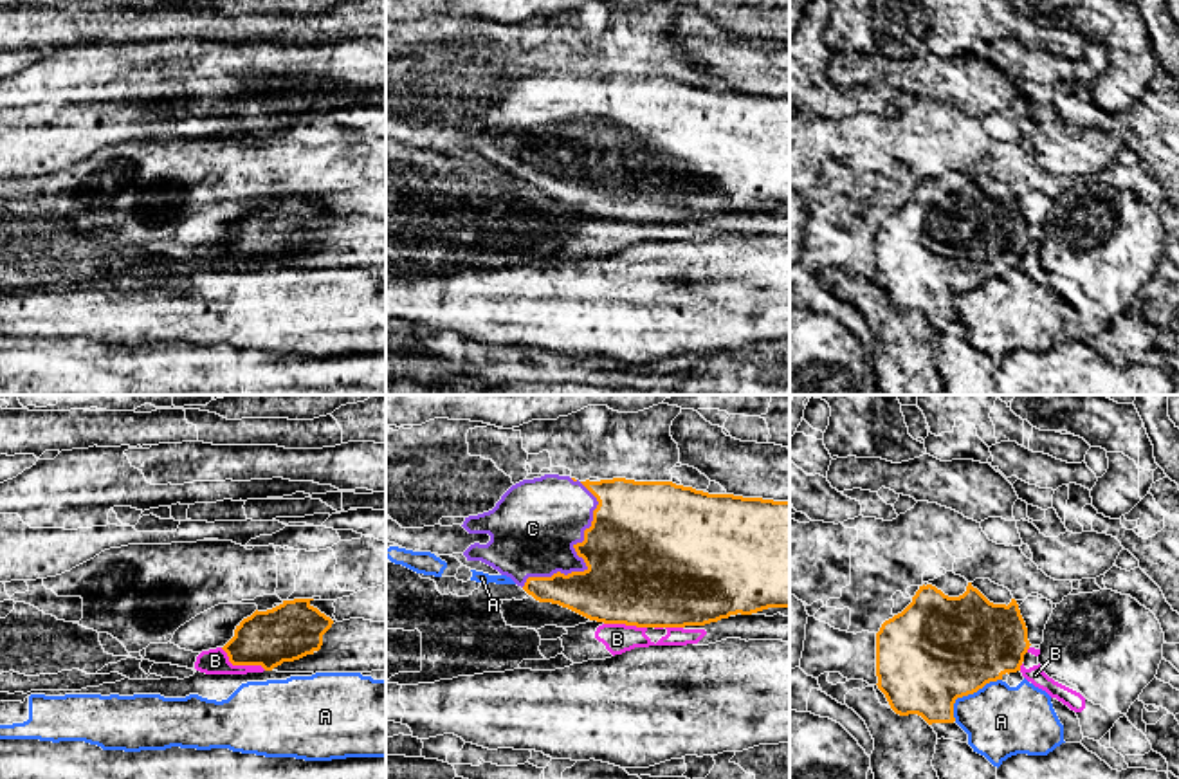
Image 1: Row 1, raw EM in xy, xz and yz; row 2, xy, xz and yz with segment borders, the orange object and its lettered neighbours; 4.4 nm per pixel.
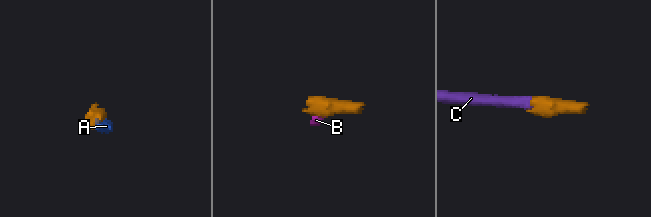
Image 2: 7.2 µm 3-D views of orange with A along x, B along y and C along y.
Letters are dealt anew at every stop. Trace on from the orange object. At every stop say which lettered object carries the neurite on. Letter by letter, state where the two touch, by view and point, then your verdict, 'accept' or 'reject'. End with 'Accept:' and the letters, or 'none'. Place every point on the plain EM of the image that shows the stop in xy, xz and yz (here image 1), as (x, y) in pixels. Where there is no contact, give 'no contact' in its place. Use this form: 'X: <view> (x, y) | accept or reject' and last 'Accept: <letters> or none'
A: yz (968, 289) | reject
B: xy (242, 260) | reject
C: xz (581, 152) | accept
Accept: C

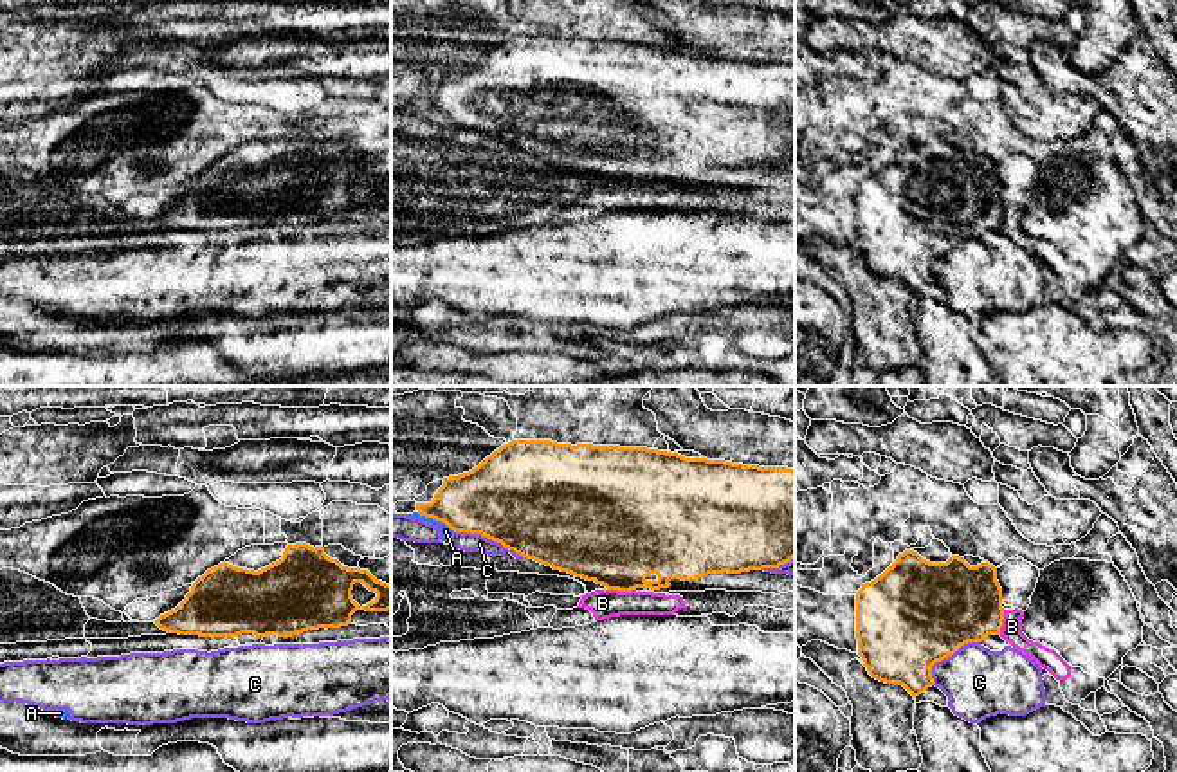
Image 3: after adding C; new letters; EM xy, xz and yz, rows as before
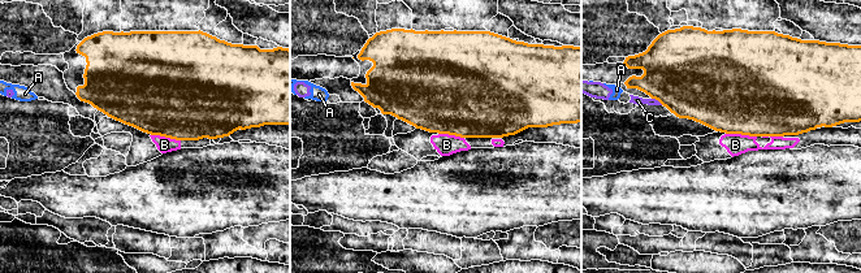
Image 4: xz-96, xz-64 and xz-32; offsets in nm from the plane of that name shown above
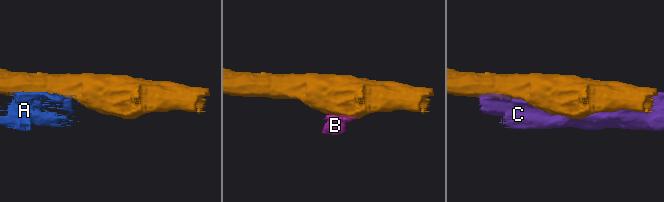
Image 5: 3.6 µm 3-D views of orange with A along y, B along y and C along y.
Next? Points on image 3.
A: xz (437, 116) | reject
B: xz (622, 186) | reject
C: xz (491, 134) | reject
Accept: none

